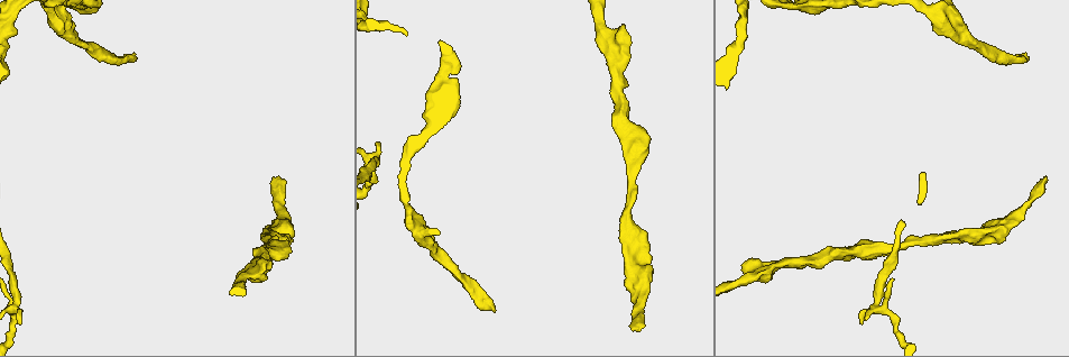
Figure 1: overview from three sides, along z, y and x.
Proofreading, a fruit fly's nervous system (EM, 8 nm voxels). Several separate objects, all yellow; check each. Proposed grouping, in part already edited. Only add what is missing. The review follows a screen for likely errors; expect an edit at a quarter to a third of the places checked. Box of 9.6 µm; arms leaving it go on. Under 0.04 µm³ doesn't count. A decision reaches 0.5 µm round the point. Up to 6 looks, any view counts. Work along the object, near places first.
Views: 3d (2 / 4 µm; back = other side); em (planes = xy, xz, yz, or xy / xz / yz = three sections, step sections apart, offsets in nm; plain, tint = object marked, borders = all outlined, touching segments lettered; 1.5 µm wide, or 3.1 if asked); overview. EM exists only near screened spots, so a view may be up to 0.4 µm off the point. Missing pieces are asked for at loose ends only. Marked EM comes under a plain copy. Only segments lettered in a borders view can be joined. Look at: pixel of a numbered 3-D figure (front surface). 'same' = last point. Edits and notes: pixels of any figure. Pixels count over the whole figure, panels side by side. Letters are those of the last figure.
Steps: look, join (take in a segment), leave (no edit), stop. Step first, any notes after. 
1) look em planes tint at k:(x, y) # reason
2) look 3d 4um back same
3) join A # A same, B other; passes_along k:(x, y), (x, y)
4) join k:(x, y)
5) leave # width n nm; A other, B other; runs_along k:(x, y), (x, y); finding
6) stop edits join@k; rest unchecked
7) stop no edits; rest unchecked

look em yz step 8 borders at 1:(863, 323) # free end

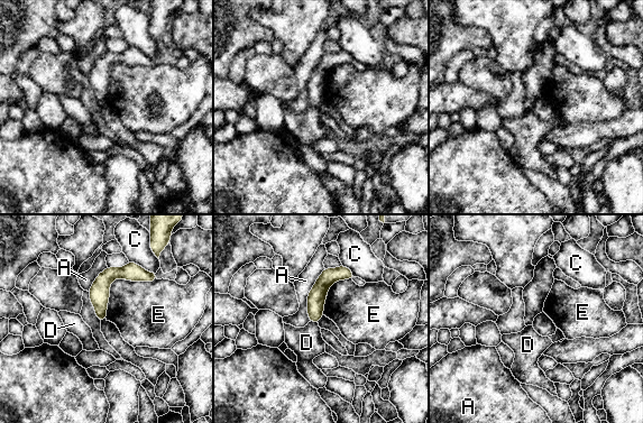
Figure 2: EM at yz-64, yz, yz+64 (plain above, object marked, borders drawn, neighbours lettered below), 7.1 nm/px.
leave # A other, C other, D other, E other; runs_along 2:(154, 275), (113, 273), (101, 318); none of them fits

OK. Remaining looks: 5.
look 3d 4um at 1:(637, 328) # branch stops here

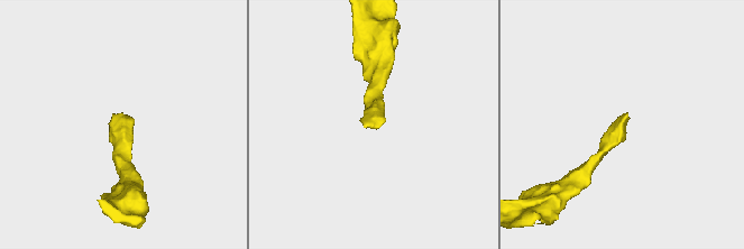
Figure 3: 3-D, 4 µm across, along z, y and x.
look em planes borders at 3:(122, 113) # now the EM

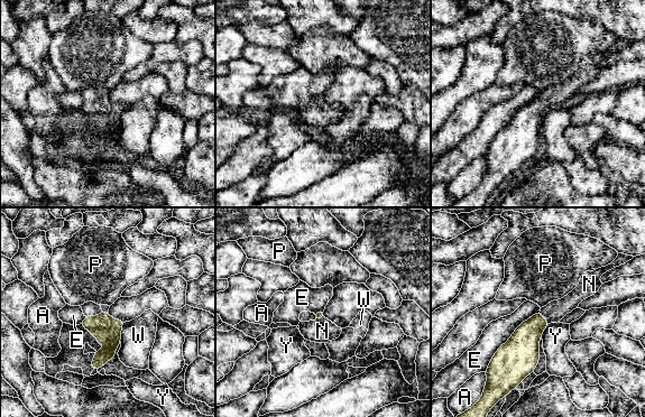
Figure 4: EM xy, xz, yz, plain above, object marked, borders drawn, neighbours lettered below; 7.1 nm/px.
join N # A other, E other, N same, P other, W other, Y other; passes_along 4:(523, 345), (543, 317), (555, 311); the neuron continues

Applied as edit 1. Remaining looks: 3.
look em xz step 8 tint at 1:(494, 308) # free end

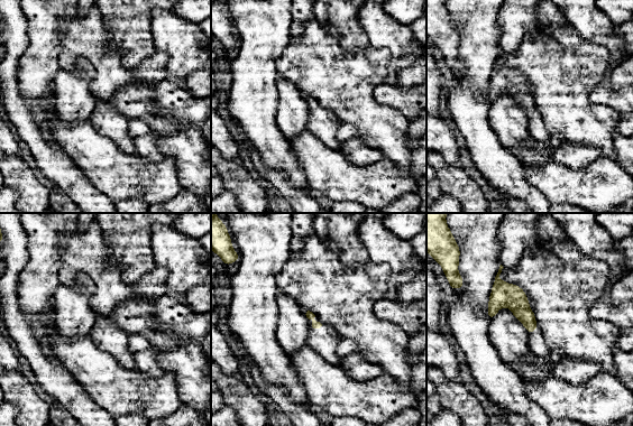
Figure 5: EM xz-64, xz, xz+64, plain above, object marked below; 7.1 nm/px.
look em planes tint same # another direction

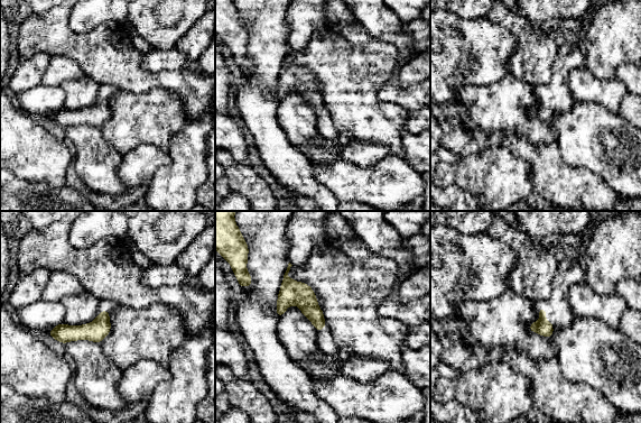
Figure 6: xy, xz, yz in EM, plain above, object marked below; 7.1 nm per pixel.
look em planes borders same # see the neighbours

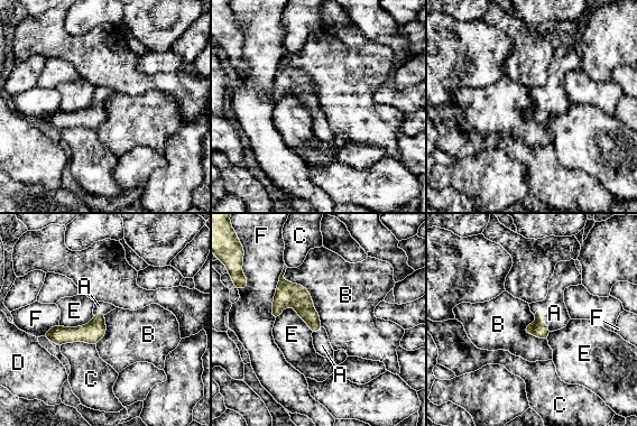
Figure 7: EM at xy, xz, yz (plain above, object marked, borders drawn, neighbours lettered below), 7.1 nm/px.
join A # A same, B other, C other, D other, E other, F other; passes_along 7:(538, 329), (541, 321), (554, 313); it goes on there

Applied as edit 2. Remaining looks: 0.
stop edits join@4, join@7; rest unchecked

